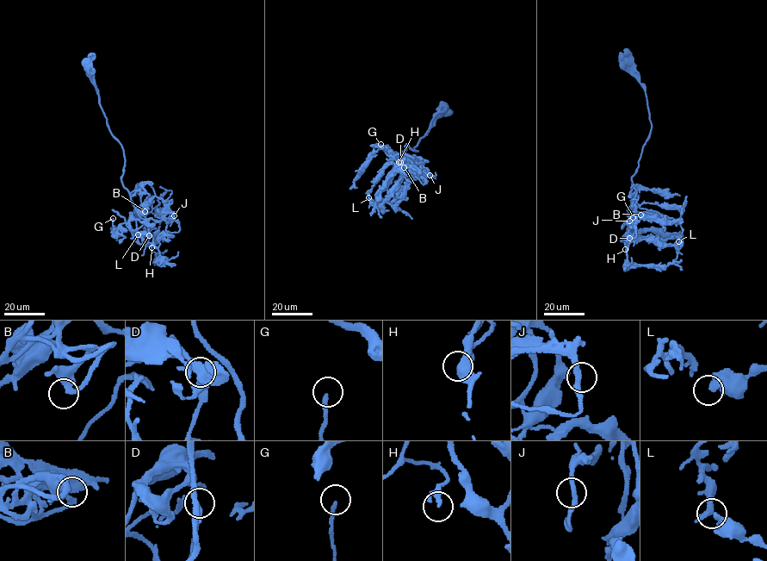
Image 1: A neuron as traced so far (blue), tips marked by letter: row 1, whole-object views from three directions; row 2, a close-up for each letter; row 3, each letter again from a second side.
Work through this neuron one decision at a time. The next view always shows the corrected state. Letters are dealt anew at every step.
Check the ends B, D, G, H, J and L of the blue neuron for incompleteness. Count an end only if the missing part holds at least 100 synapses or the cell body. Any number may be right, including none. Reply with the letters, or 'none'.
H, L

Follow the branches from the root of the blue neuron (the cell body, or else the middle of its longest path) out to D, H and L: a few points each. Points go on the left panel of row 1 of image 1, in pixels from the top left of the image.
D: (87, 62), (108, 126), (122, 148), (122, 183), (146, 221), (132, 231), (133, 239), (145, 244), (149, 235)
H: (87, 62), (108, 126), (122, 148), (122, 183), (146, 221), (132, 231), (133, 239), (151, 247)
L: (87, 62), (108, 126), (122, 148), (122, 183), (132, 203), (146, 202), (145, 231), (138, 234)

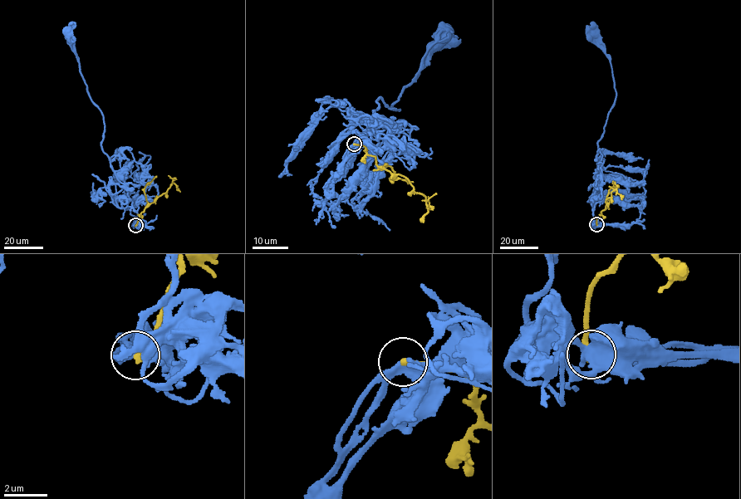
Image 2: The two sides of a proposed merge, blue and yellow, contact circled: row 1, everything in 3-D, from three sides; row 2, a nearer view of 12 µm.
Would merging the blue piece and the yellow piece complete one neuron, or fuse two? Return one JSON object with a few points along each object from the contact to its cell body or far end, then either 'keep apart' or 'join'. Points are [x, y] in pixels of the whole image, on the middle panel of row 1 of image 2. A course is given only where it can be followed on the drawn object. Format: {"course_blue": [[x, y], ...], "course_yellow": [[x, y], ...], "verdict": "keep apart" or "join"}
{"course_blue": [[354, 144], [370, 140], [381, 126], [373, 117], [376, 100], [400, 110], [391, 107], [446, 31]], "course_yellow": [[354, 144], [363, 145], [377, 165], [400, 174], [425, 198], [423, 222]], "verdict": "keep apart"}

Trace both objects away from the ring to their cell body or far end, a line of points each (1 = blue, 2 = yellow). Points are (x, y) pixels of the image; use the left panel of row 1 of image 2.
1: (135, 225), (139, 215), (128, 186), (118, 179), (103, 150), (103, 115), (91, 100), (67, 31)
2: (135, 225), (139, 214), (172, 183), (180, 192)

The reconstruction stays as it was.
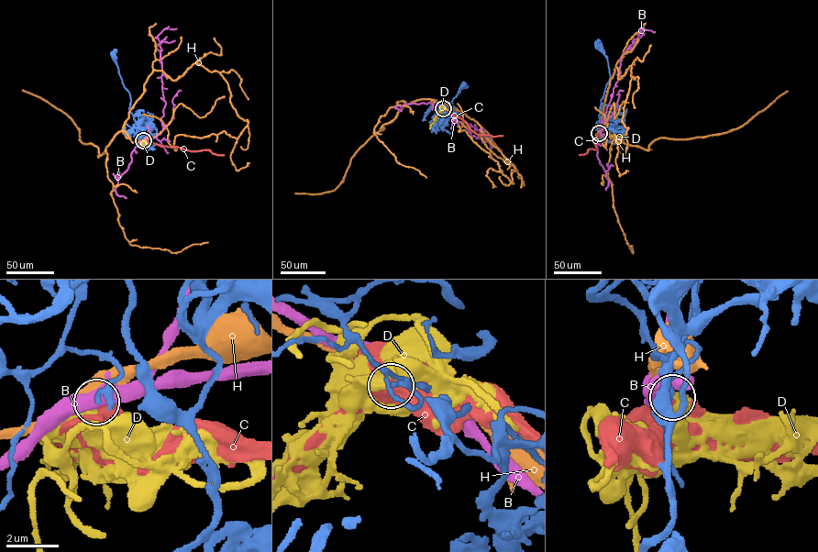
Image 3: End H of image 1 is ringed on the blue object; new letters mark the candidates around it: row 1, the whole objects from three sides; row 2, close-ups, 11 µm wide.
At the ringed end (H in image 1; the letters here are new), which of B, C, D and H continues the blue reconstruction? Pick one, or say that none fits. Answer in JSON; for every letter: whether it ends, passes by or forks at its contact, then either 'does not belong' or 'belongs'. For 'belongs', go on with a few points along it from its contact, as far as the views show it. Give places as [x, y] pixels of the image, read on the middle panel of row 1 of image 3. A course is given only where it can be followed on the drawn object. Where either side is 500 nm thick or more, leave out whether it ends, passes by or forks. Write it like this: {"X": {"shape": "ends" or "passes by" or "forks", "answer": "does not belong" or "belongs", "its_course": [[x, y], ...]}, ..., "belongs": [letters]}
{"B": {"answer": "does not belong"}, "C": {"answer": "does not belong"}, "D": {"shape": "forks", "answer": "belongs", "its_course": [[443, 108], [430, 128]]}, "H": {"answer": "does not belong"}, "belongs": ["D"]}

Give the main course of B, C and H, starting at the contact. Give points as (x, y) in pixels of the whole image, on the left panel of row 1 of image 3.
B: (143, 140), (155, 138), (162, 128), (160, 119), (166, 104), (161, 50), (156, 38), (164, 29), (176, 29)
C: (143, 140), (160, 146), (210, 150), (224, 155)
H: (143, 139), (123, 126), (149, 76), (194, 63), (248, 125), (175, 150), (142, 115)

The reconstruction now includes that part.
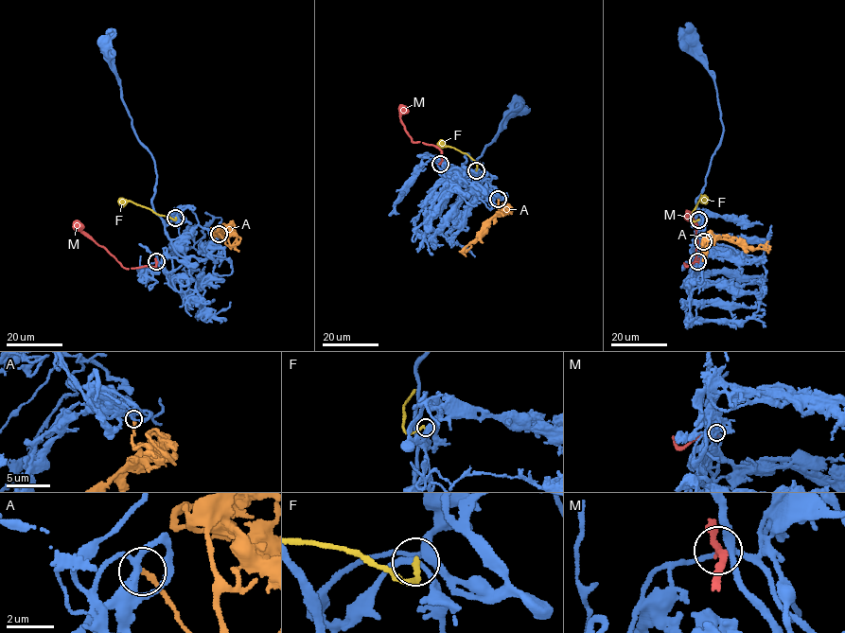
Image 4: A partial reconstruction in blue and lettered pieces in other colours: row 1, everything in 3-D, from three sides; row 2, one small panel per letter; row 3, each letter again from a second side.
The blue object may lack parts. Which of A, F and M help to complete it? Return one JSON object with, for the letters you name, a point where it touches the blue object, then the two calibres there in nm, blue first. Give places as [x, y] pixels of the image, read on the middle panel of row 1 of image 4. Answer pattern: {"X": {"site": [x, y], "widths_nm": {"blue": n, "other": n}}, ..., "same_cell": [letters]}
{"A": {"site": [498, 199], "widths_nm": {"blue": 190, "other": 180}}, "same_cell": ["A"]}

